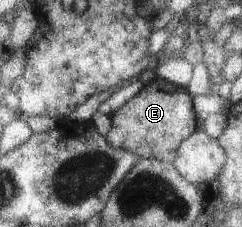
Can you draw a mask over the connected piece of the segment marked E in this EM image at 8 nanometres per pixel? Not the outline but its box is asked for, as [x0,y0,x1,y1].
[106,76,199,163]

